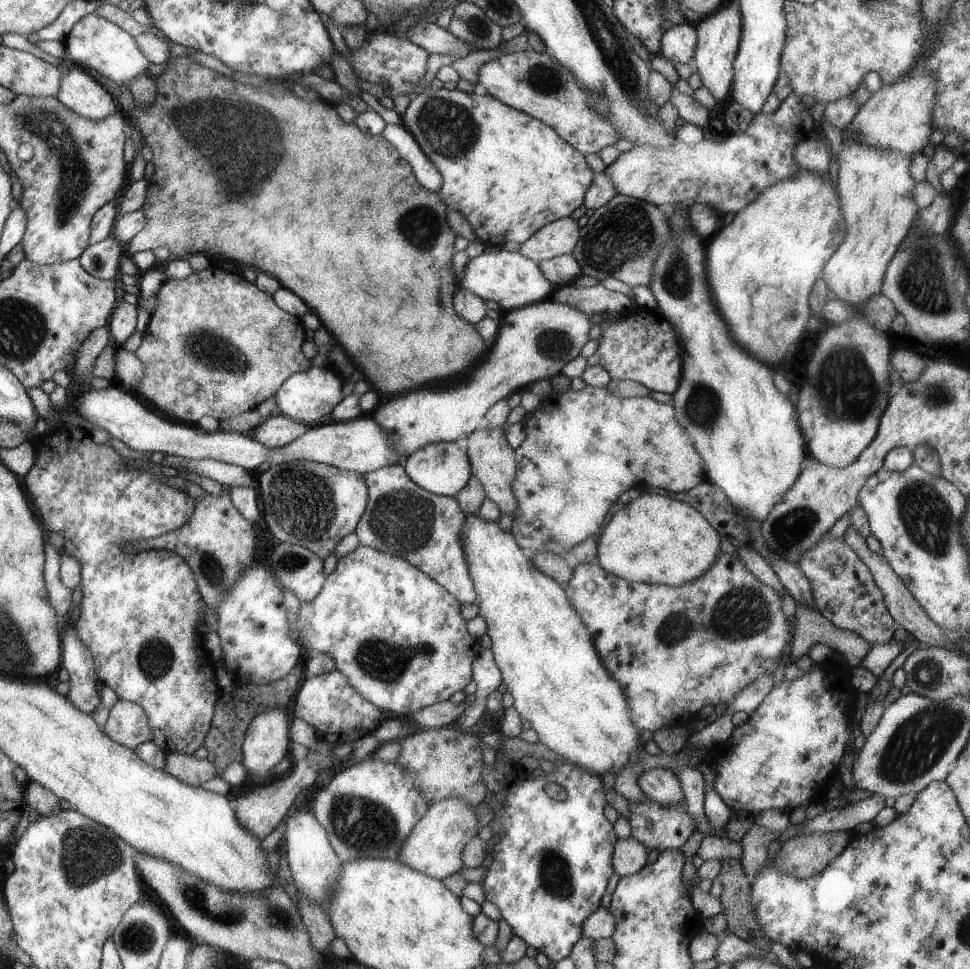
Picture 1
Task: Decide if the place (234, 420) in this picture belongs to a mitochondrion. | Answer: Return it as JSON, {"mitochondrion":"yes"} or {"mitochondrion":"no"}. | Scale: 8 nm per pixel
{"mitochondrion":"no"}

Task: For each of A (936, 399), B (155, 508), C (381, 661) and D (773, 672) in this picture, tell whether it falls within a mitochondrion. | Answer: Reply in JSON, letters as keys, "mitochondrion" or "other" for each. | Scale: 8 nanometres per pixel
{"A":"mitochondrion","B":"other","C":"mitochondrion","D":"other"}

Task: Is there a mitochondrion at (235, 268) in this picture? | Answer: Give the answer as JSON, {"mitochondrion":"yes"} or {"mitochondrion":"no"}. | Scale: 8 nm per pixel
{"mitochondrion":"no"}

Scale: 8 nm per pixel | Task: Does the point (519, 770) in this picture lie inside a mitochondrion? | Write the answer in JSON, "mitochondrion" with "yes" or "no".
{"mitochondrion":"no"}

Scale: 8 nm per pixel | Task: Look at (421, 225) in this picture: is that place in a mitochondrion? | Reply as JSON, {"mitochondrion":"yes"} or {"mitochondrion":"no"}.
{"mitochondrion":"yes"}

